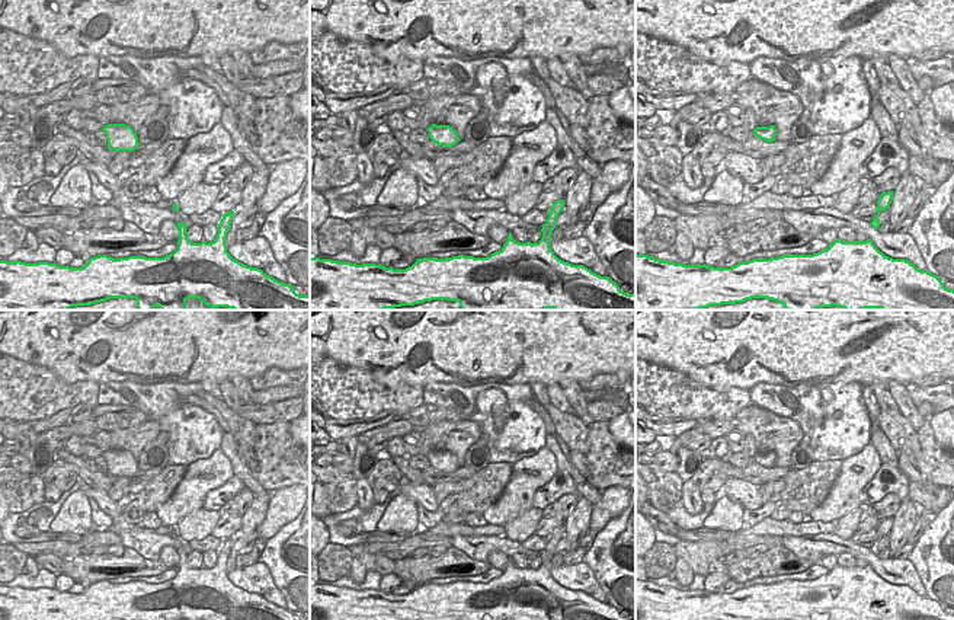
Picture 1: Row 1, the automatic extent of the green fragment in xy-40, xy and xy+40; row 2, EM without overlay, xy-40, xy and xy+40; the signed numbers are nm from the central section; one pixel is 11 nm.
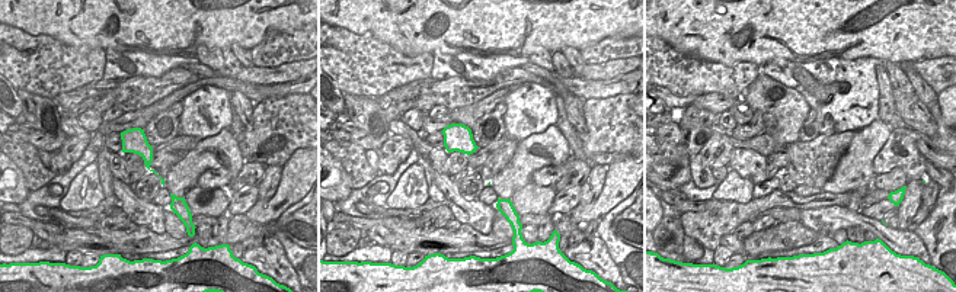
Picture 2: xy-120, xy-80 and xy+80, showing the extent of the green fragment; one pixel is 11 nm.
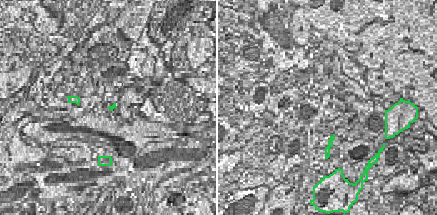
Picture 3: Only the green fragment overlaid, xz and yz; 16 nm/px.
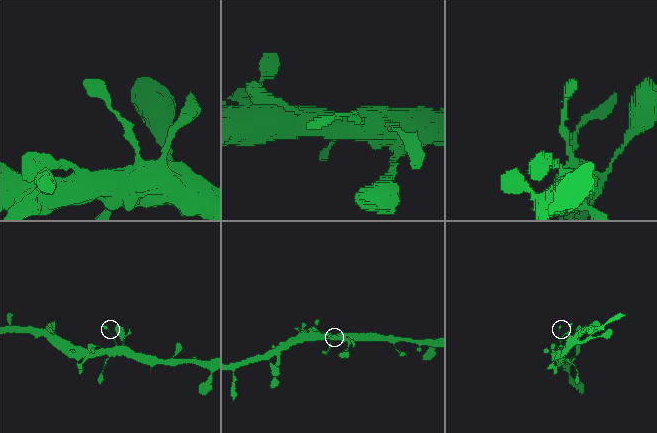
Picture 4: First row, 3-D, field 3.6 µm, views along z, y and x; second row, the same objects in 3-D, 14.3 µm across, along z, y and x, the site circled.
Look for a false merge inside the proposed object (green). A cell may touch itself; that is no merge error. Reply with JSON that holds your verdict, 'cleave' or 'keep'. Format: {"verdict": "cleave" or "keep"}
{"verdict": "keep"}

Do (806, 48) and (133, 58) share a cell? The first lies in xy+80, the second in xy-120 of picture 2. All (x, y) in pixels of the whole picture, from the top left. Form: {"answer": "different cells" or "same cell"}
{"answer": "different cells"}

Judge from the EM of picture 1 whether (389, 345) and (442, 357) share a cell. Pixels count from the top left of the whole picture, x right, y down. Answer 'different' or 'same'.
same

